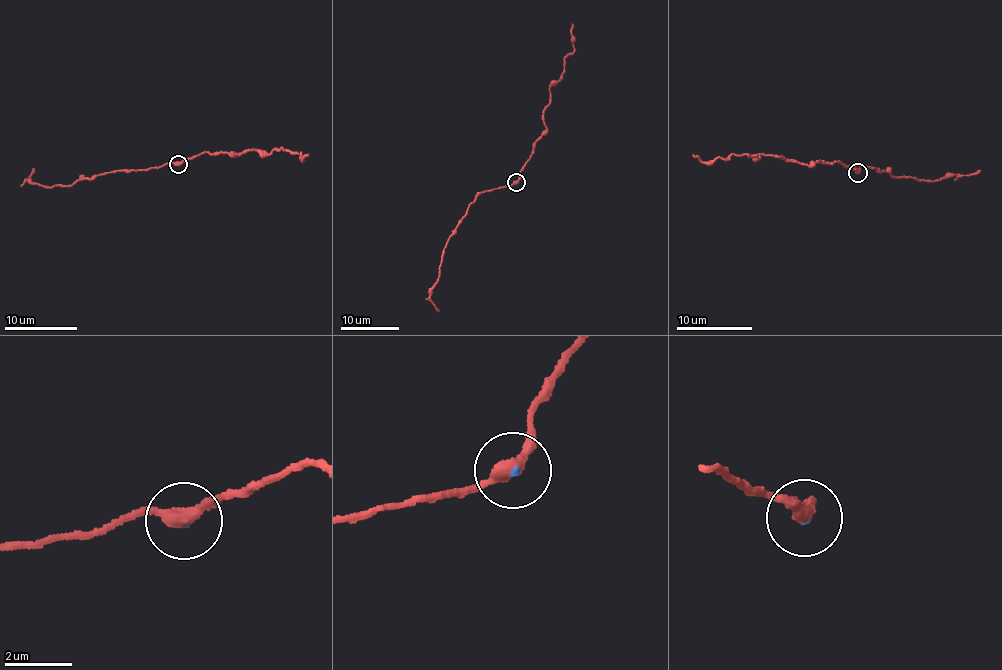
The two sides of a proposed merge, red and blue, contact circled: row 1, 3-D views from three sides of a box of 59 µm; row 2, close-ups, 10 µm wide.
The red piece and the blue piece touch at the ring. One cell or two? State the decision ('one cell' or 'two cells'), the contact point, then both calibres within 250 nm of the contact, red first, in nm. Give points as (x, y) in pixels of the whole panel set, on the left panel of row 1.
one cell; at (178, 164); 380 nm thick on the red side, 70 nm on the other

